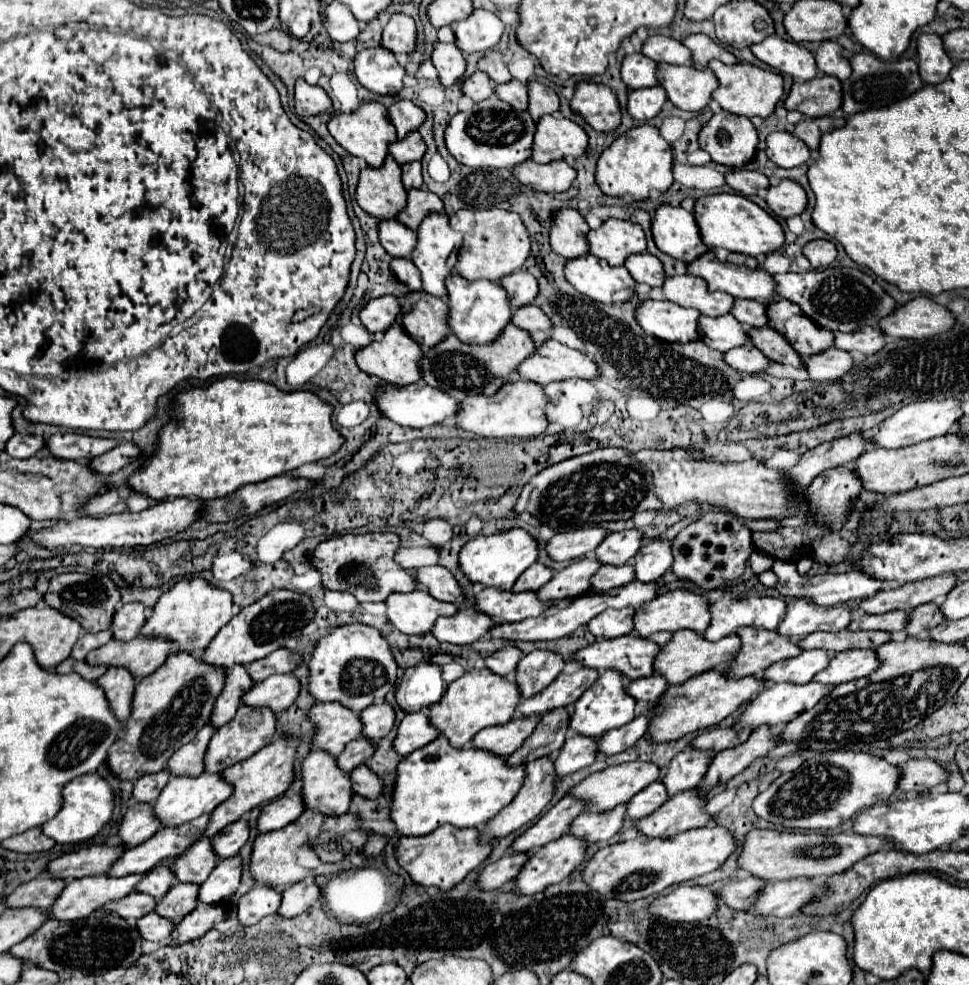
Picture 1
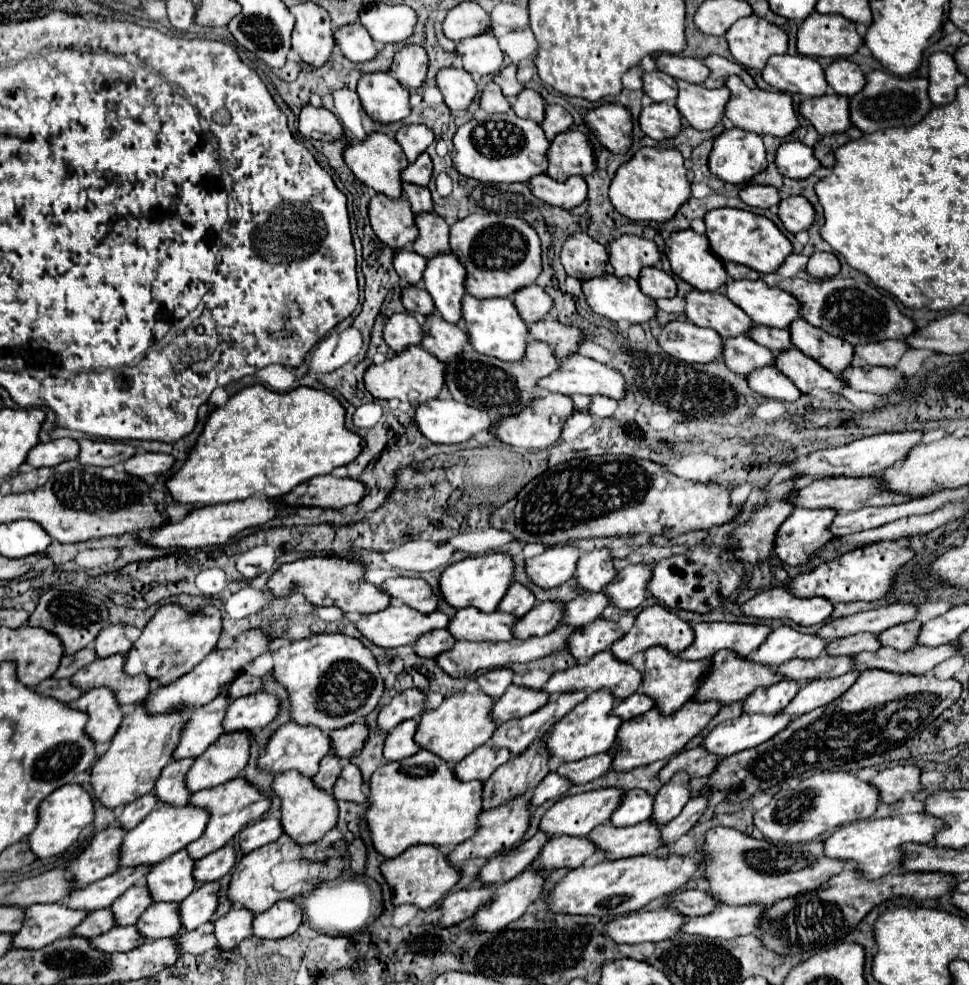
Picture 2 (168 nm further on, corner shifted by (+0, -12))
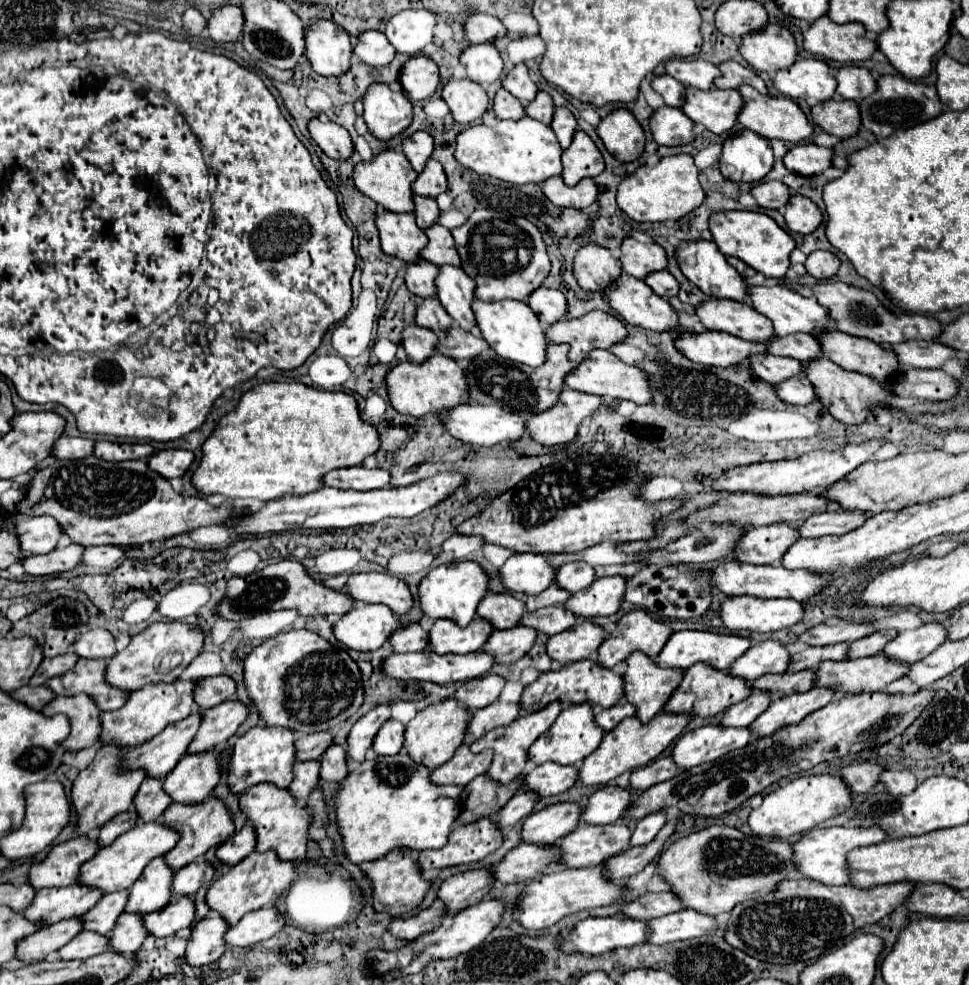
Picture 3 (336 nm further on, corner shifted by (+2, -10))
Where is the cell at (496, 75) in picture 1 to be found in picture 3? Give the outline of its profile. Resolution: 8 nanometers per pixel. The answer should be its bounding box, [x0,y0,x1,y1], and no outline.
[502,64,538,102]

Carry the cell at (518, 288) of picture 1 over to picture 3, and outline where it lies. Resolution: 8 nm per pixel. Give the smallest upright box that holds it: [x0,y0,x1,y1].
[528,288,566,328]

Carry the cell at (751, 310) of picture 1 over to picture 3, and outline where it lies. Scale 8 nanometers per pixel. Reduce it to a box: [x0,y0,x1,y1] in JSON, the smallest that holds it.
[768,334,822,362]

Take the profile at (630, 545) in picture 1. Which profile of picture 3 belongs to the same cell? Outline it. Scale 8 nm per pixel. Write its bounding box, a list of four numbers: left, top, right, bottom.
[556,562,596,592]

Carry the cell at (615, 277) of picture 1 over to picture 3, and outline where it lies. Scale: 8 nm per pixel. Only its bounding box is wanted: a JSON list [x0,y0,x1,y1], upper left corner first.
[602,274,678,332]

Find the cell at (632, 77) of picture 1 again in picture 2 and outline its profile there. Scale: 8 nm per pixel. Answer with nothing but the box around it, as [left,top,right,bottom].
[644,70,678,104]

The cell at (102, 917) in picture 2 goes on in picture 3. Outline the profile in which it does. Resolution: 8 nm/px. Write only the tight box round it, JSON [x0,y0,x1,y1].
[16,918,84,964]

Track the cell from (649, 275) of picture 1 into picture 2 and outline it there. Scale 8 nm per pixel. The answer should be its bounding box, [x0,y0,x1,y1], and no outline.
[638,266,676,300]

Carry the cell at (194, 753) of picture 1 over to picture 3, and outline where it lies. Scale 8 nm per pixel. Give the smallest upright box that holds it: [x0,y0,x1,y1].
[134,778,172,822]

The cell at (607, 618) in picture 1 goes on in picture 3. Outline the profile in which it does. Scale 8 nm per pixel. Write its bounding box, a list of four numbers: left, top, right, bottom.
[548,620,606,664]

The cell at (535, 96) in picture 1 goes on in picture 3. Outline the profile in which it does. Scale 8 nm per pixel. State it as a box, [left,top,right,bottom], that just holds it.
[550,108,576,148]

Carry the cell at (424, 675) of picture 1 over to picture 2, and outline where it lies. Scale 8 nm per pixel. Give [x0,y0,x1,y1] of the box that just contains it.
[378,690,426,732]

